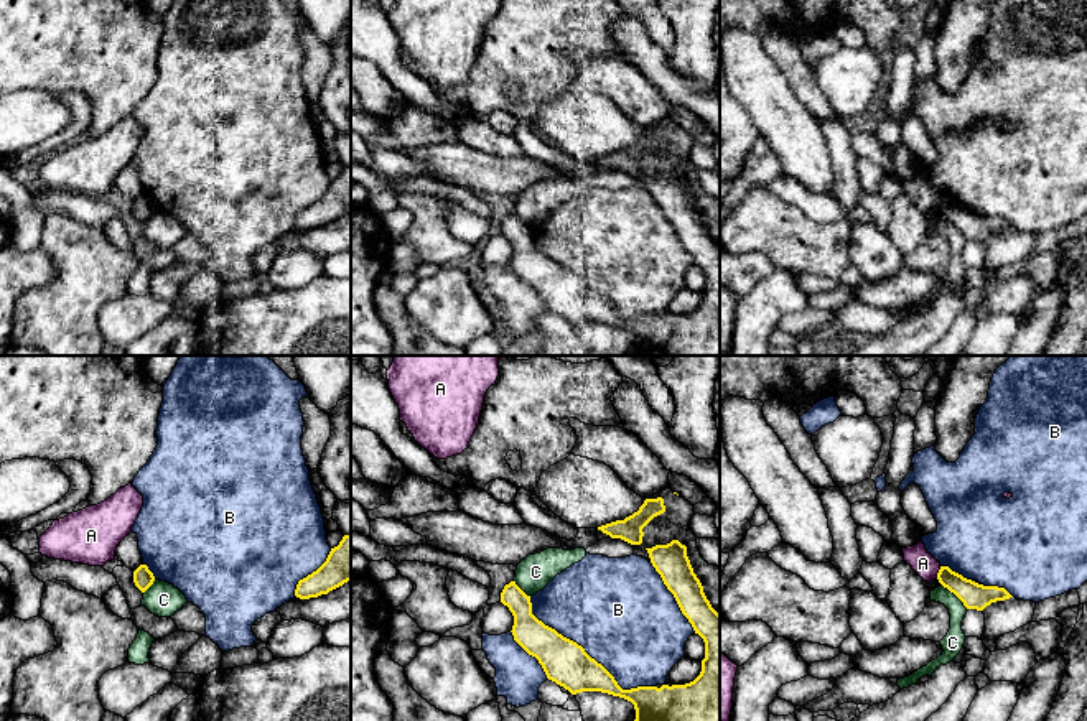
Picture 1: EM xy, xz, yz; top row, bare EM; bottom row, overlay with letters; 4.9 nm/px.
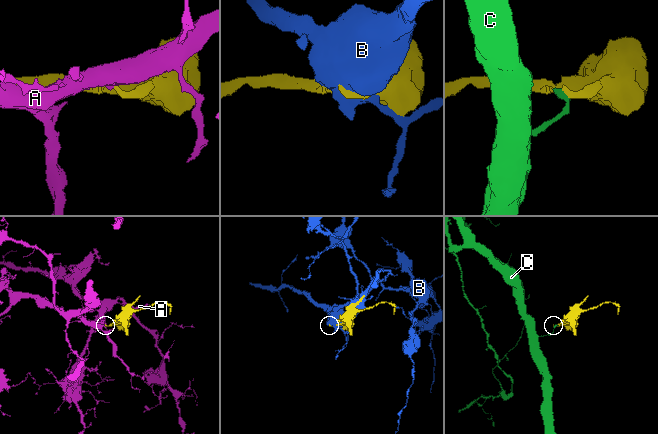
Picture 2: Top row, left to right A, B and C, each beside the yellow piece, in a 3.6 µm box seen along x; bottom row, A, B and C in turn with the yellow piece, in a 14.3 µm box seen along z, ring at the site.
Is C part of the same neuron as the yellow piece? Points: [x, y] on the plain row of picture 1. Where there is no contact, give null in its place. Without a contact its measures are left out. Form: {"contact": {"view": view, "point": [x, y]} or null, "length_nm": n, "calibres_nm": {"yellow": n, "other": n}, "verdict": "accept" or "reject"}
{"contact": {"view": "yz", "point": [956, 226]}, "length_nm": 180, "calibres_nm": {"yellow": 130, "other": 100}, "verdict": "reject"}

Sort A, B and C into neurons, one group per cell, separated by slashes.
A / B / C

